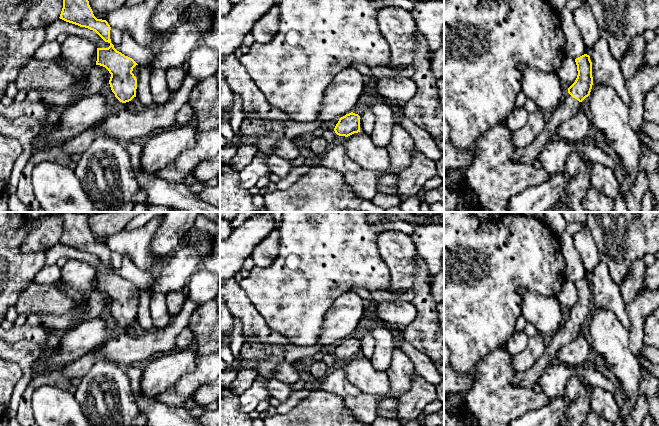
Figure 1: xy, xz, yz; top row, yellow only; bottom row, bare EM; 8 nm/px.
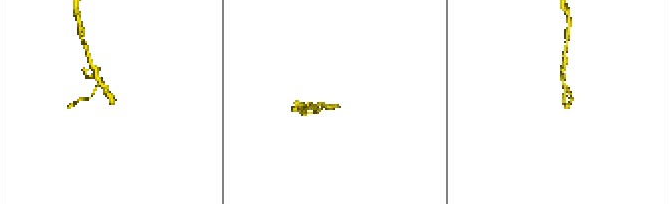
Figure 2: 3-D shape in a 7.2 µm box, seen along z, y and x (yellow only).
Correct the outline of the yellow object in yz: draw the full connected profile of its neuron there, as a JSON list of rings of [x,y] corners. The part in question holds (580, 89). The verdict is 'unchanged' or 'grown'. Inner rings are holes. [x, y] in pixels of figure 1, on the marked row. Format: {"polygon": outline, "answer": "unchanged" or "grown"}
{"polygon": [[[584,54],[575,59],[578,75],[568,88],[568,93],[561,105],[551,114],[543,131],[527,146],[515,151],[513,159],[519,163],[532,164],[544,146],[552,140],[557,127],[580,111],[580,103],[590,95],[593,77],[590,56]]], "answer": "grown"}

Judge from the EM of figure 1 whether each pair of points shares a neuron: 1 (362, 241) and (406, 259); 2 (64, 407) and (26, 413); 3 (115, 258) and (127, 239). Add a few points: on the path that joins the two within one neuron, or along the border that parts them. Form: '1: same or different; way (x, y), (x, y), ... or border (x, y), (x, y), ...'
1: different; border (392, 229), (378, 236), (378, 252), (389, 269)
2: different; border (37, 389), (31, 399), (32, 415)
3: different; border (111, 251), (116, 251), (122, 256)

